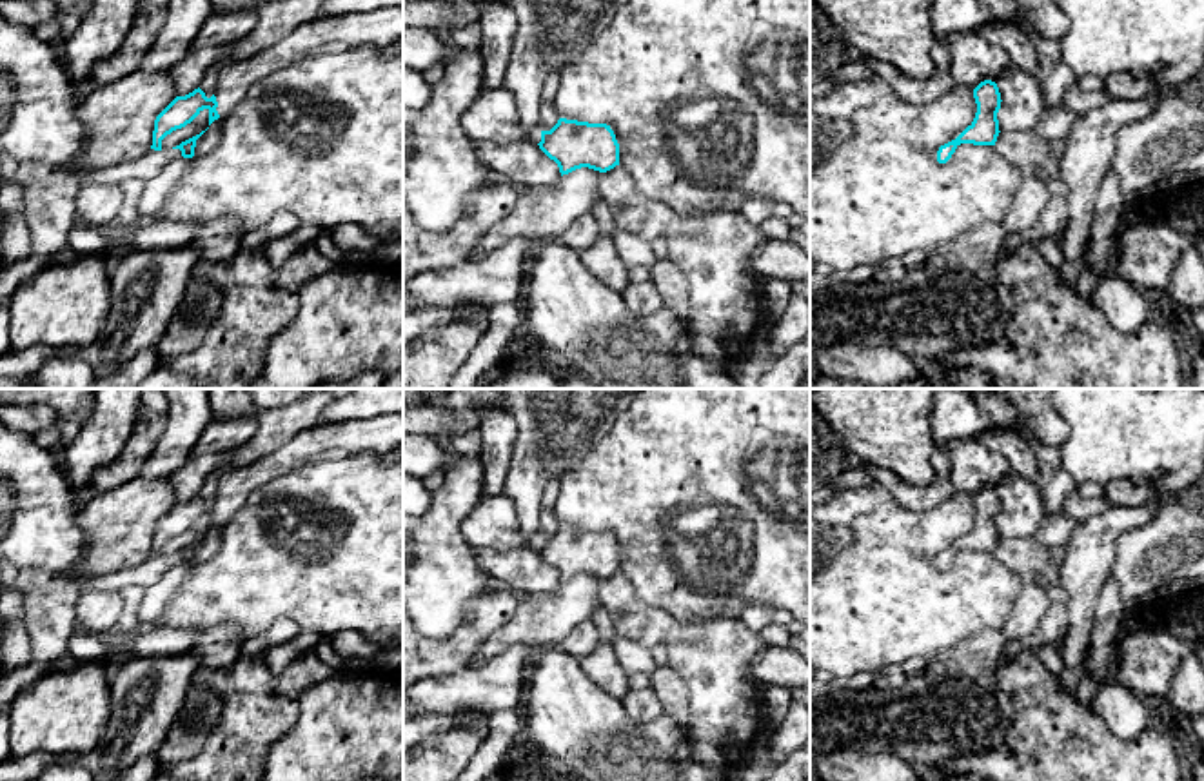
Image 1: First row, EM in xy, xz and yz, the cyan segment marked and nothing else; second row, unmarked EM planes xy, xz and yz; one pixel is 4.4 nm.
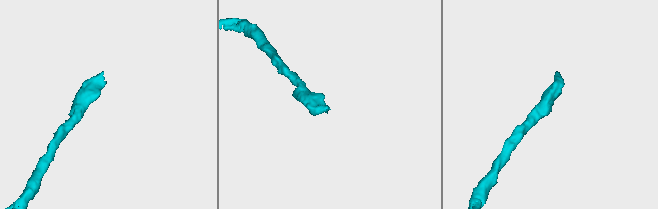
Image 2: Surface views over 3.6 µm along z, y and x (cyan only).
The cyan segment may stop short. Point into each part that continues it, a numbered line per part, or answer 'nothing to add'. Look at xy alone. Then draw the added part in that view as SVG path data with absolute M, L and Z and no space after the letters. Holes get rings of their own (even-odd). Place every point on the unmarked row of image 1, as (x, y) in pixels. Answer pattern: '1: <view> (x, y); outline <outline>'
1: xy (322, 442); outline M403 412L341 423L318 423L272 452L225 469L216 481L218 521L225 527L252 490L307 465L358 452L390 452L403 447Z

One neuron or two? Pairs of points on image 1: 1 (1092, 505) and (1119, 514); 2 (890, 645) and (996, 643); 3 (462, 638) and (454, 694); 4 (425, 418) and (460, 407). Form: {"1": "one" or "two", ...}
{"1": "two", "2": "two", "3": "two", "4": "one"}

